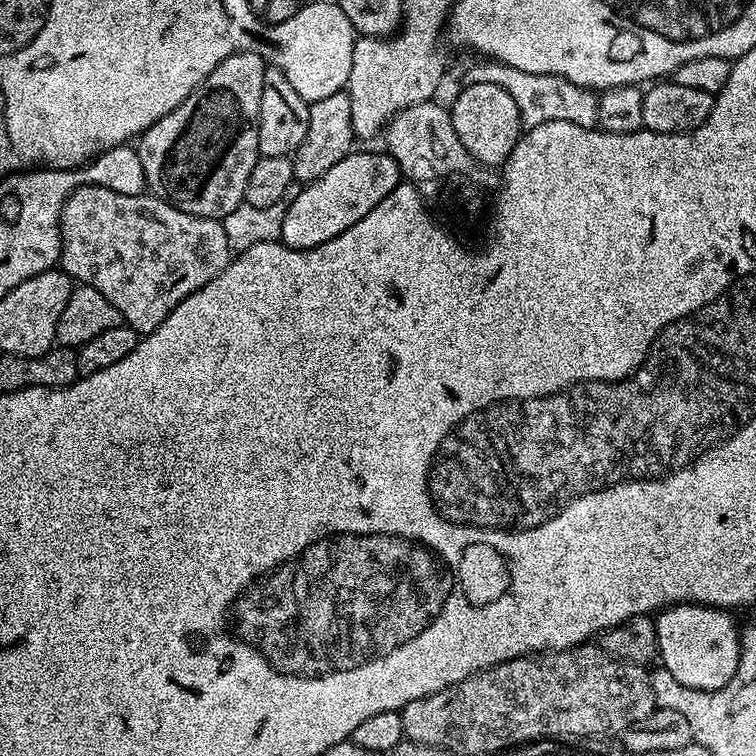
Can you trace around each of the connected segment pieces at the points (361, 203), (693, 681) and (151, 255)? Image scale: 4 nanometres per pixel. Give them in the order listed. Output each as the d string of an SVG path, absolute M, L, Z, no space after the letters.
M353 150L342 162L336 163L322 178L313 184L303 185L288 200L286 218L282 218L282 234L280 240L287 248L313 248L322 246L322 242L330 242L330 238L338 238L340 232L350 230L354 222L366 218L390 190L394 190L402 182L402 173L398 162L388 155L387 151L359 152Z
M674 604L655 617L658 634L658 660L682 686L699 692L713 692L738 670L740 633L732 621L733 613L723 608L707 608L705 604Z
M81 184L69 194L64 209L60 211L59 267L73 281L98 290L137 334L147 334L162 326L166 314L170 314L182 298L209 284L229 259L230 249L221 221L186 214L151 194L127 196L114 188Z

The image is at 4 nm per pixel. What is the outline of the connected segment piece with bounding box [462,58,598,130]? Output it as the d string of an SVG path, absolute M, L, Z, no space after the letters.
M488 58L484 64L476 64L462 78L464 84L490 82L490 86L502 86L510 98L514 98L520 111L521 129L542 126L546 122L574 122L583 128L596 128L598 124L597 97L592 94L576 94L580 96L560 96L562 81L558 76L550 74L526 74L526 70L514 70L514 66L499 64L497 60Z

